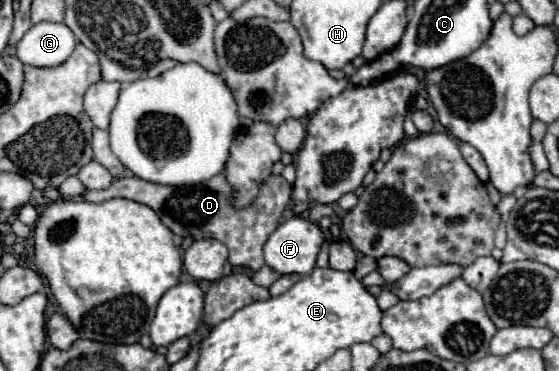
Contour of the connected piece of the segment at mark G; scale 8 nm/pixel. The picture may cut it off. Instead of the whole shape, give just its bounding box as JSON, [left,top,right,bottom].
[16,21,76,67]

